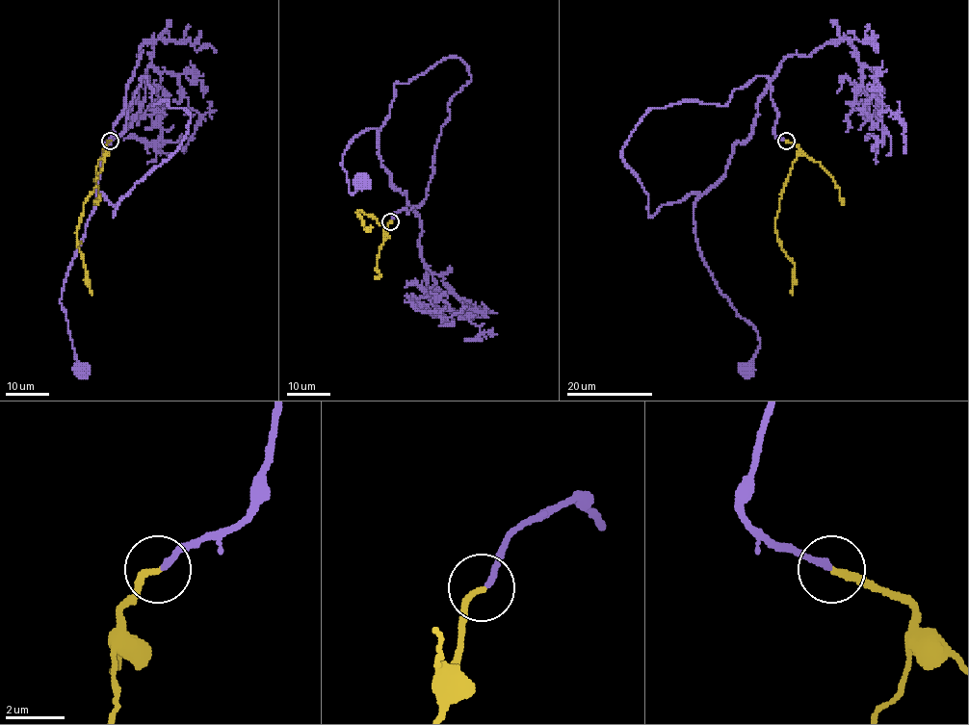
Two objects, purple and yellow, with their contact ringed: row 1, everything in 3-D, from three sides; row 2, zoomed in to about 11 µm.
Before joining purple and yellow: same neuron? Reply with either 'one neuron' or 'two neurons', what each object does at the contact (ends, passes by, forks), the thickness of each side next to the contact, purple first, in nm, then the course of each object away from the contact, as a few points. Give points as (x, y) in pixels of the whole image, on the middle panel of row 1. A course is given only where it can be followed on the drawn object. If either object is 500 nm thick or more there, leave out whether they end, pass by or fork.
one neuron | purple ends | yellow ends | 200/200 nm | purple via (391, 221), (427, 196), (472, 76), (458, 58), (397, 83), (378, 136), (350, 142), (351, 193), (362, 183) | yellow via (390, 221), (384, 233), (374, 217), (364, 215), (360, 209), (356, 212), (364, 228), (373, 227)

